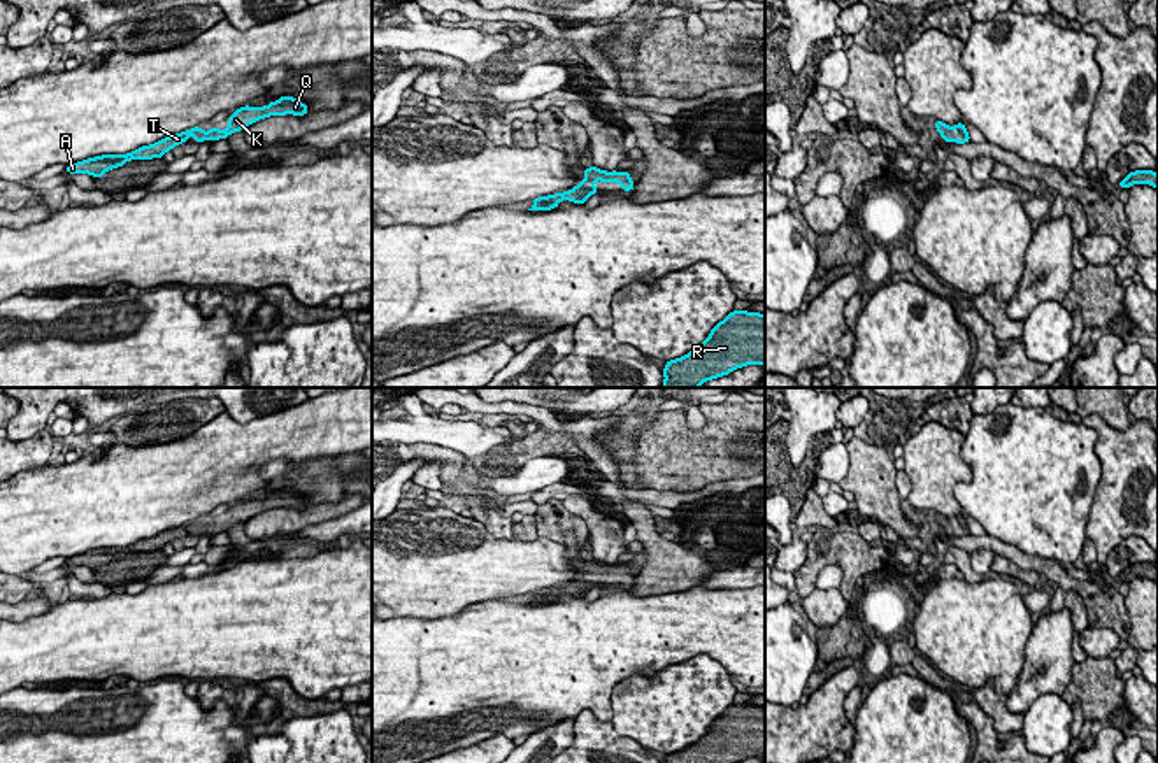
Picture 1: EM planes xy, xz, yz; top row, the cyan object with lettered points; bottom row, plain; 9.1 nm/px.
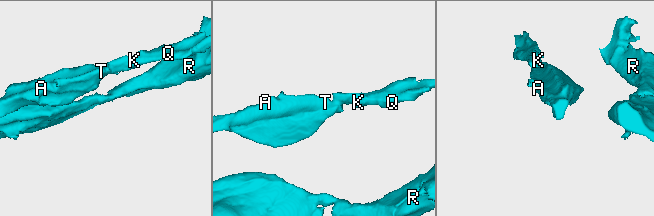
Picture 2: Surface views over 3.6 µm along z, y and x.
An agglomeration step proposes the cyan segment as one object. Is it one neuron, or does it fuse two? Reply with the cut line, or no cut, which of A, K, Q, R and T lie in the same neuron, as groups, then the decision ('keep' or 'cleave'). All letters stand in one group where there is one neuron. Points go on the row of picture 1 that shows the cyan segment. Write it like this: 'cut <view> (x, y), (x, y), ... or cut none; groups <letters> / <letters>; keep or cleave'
cut none; groups A K Q R T; keep

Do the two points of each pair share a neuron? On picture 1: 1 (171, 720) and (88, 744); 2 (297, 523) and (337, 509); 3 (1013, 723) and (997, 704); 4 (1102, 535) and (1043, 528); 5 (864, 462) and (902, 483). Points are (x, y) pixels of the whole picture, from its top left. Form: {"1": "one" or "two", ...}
{"1": "one", "2": "one", "3": "one", "4": "two", "5": "two"}

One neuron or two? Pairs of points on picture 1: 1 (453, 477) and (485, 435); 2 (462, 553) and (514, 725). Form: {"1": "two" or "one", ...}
{"1": "two", "2": "two"}

